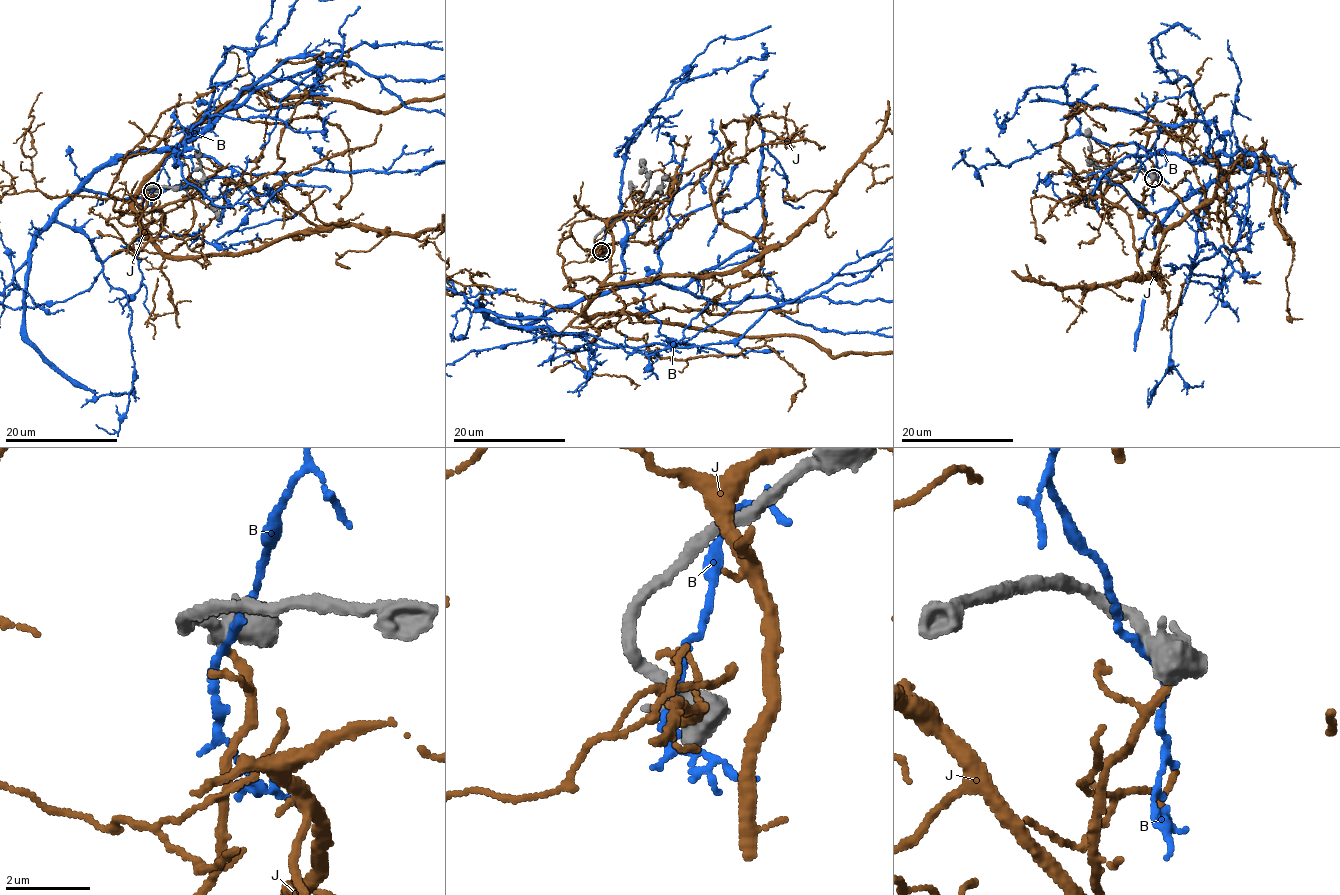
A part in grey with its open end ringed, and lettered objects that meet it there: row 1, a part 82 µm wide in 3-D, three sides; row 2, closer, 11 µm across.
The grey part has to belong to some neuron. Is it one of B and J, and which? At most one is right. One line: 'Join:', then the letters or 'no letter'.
Join: no letter

